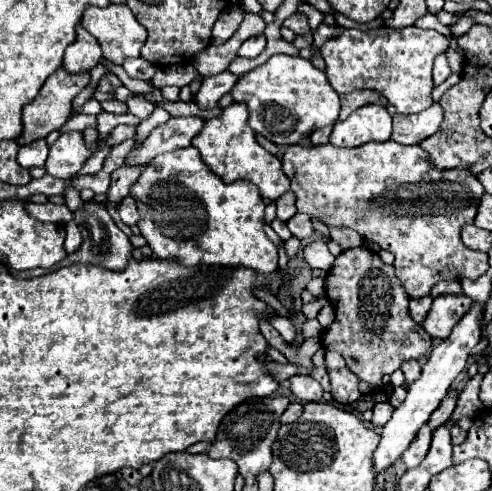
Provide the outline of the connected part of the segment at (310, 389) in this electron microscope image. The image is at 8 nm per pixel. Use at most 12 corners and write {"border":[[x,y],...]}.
{"border":[[296,374],[290,390],[298,400],[320,402],[324,392],[314,378]]}

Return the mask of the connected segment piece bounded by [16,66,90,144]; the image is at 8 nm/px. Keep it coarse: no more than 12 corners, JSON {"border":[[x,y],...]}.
{"border":[[62,66],[24,106],[18,144],[48,136],[72,112],[90,72]]}

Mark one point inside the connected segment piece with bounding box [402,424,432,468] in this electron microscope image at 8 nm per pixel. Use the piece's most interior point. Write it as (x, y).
(418, 449)

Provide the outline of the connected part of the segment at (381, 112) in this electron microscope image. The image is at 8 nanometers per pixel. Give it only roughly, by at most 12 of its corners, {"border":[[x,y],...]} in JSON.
{"border":[[368,104],[336,122],[332,146],[386,142],[392,116]]}

